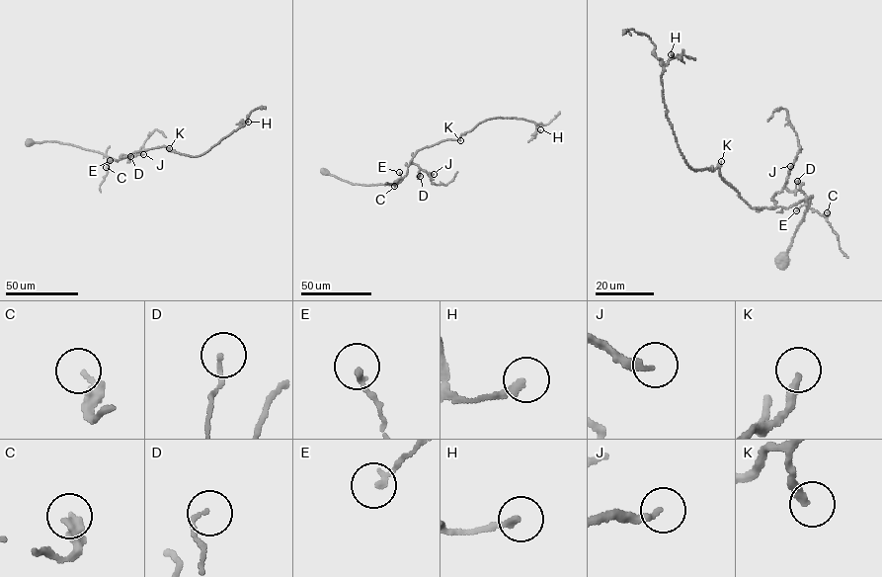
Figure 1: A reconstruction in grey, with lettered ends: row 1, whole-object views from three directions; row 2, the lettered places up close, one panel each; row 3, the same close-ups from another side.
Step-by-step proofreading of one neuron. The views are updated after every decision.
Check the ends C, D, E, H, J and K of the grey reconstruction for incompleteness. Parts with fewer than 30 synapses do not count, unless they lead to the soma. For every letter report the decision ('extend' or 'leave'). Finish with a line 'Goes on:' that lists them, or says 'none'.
C: leave
D: leave
E: leave
H: leave
J: extend
K: extend
Goes on: J, K

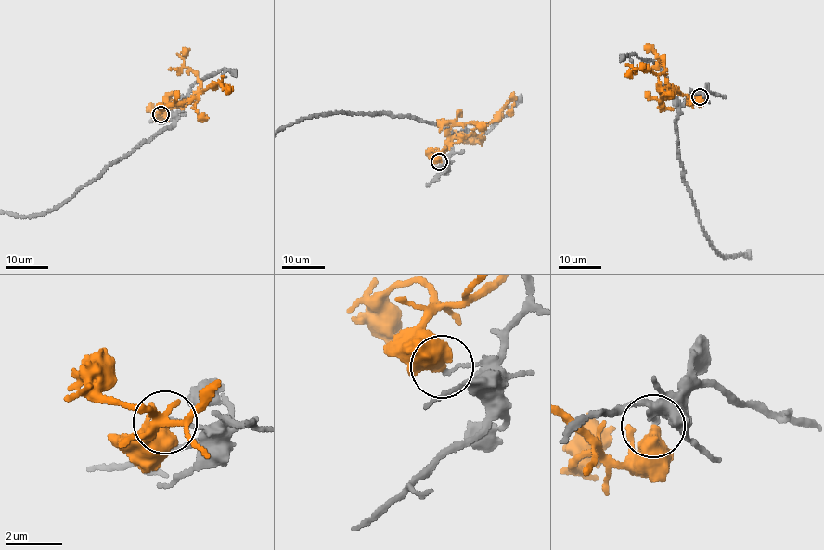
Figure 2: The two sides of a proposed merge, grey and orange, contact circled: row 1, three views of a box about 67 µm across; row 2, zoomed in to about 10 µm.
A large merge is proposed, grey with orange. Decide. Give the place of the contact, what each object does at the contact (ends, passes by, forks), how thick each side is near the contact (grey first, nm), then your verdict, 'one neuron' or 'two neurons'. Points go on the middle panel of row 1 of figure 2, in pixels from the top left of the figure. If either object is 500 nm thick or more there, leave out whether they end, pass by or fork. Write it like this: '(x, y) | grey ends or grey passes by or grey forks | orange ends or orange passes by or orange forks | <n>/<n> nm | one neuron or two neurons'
(439, 161) | 120/600 nm | two neurons

